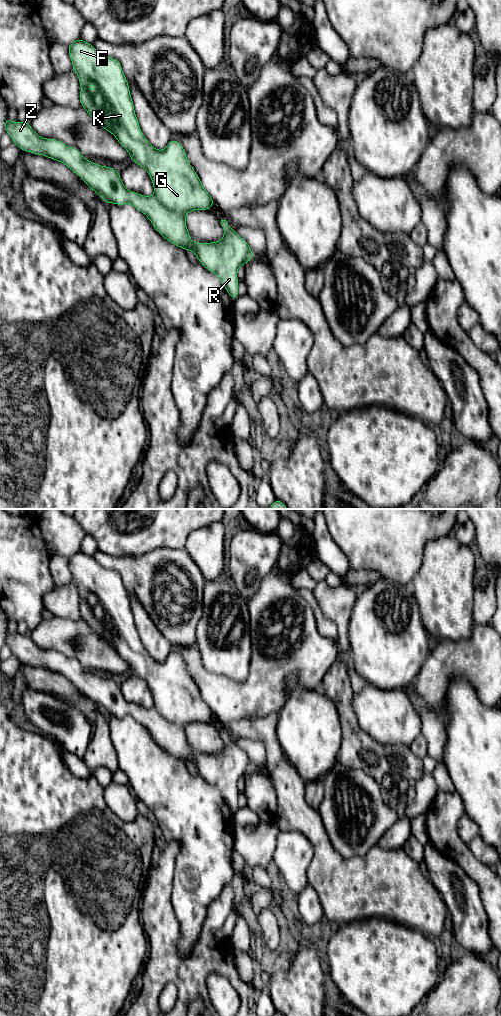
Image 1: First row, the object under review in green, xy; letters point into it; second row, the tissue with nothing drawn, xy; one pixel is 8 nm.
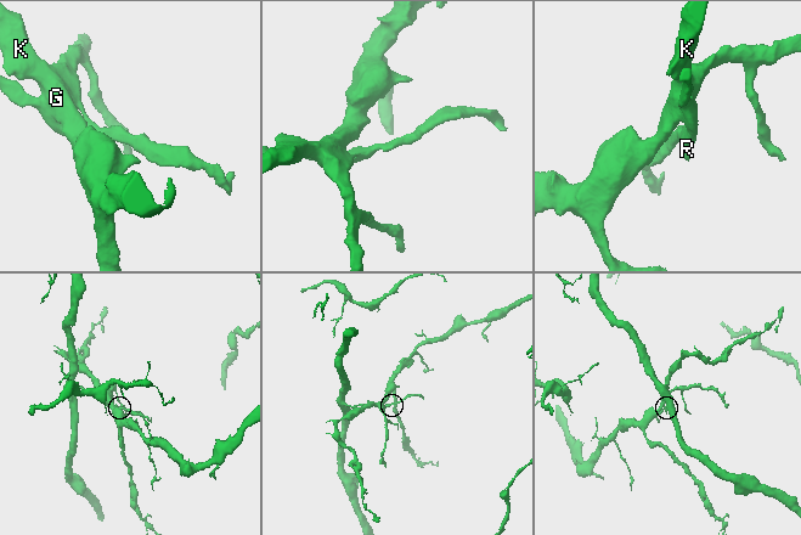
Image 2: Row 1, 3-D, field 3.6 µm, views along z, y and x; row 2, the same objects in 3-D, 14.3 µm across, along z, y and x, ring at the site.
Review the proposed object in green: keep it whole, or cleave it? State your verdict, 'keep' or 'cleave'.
cleave

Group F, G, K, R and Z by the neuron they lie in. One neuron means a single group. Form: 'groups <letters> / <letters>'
groups F G K / R Z

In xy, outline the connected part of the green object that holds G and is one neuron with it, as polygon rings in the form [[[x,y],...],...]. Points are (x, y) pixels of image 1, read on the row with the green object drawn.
[[[81,38],[68,45],[68,52],[73,71],[78,75],[81,85],[81,106],[103,129],[116,137],[133,162],[147,171],[153,182],[154,196],[162,205],[185,217],[193,210],[209,210],[216,204],[202,186],[199,176],[188,162],[186,152],[178,141],[171,139],[166,148],[160,151],[153,148],[143,135],[120,62],[102,55],[92,44]]]

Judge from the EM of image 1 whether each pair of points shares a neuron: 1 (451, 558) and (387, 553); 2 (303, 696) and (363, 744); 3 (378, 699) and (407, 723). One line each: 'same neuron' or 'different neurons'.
1: different neurons
2: different neurons
3: same neuron

